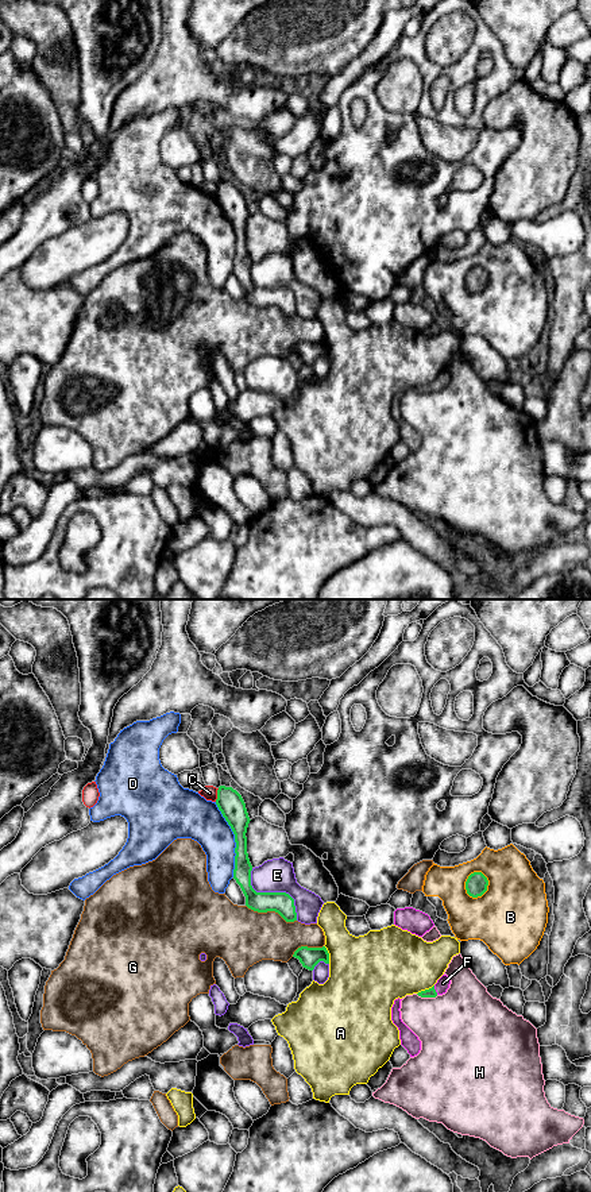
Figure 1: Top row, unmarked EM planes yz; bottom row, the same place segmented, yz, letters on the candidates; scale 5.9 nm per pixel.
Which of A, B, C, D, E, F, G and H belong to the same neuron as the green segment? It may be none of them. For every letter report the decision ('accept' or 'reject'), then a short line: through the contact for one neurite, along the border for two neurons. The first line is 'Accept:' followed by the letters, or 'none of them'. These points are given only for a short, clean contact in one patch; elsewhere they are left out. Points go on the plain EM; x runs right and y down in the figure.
Accept: F
A: reject
B: reject
C: reject; line yz (219, 184), (215, 196)
D: reject
E: reject
F: accept
G: reject
H: reject

